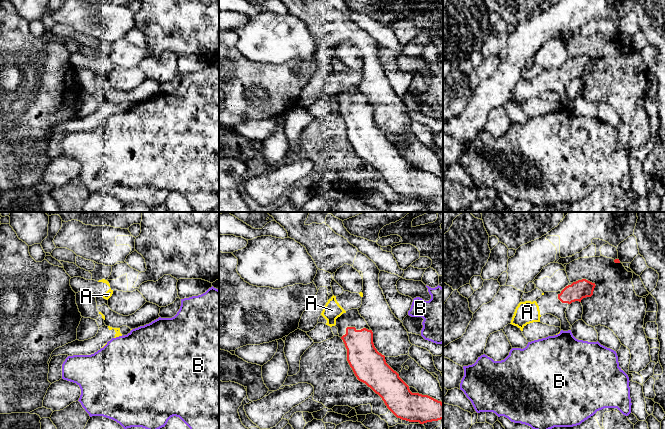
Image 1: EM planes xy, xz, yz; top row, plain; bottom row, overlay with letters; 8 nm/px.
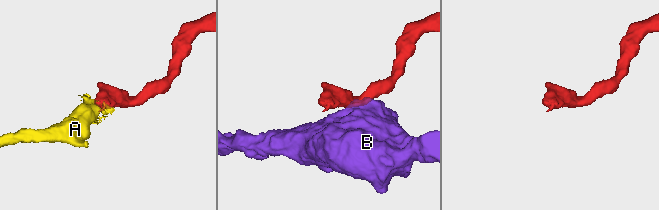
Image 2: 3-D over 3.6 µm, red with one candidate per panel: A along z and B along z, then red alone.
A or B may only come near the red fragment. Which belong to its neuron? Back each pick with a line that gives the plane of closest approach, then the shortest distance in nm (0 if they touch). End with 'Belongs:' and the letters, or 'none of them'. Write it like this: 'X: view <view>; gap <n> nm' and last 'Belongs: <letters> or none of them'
A: view xz; gap 90 nm
Belongs: A

